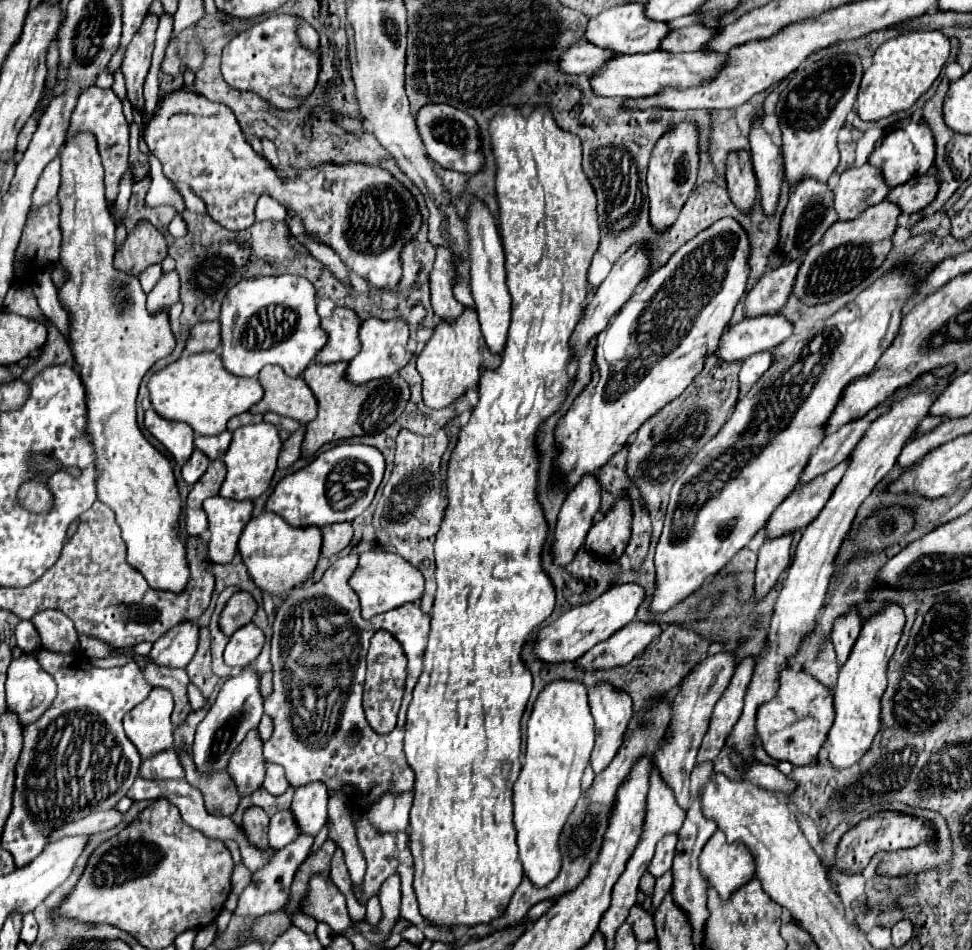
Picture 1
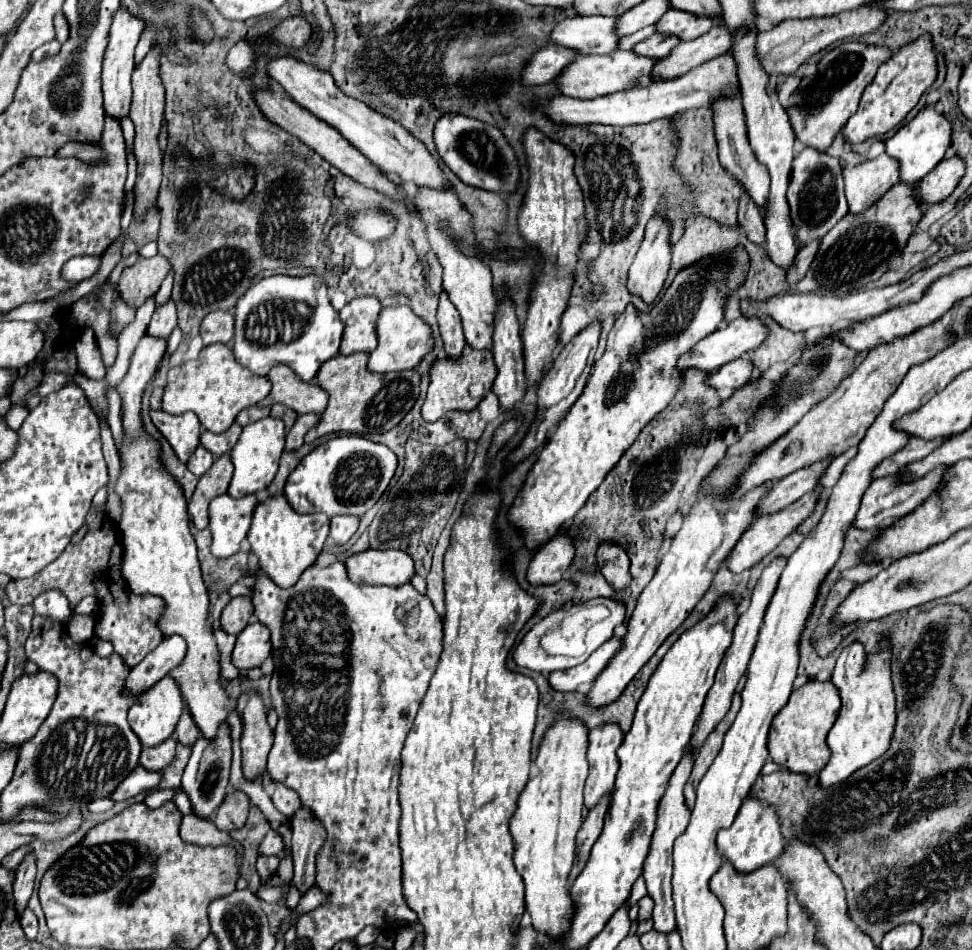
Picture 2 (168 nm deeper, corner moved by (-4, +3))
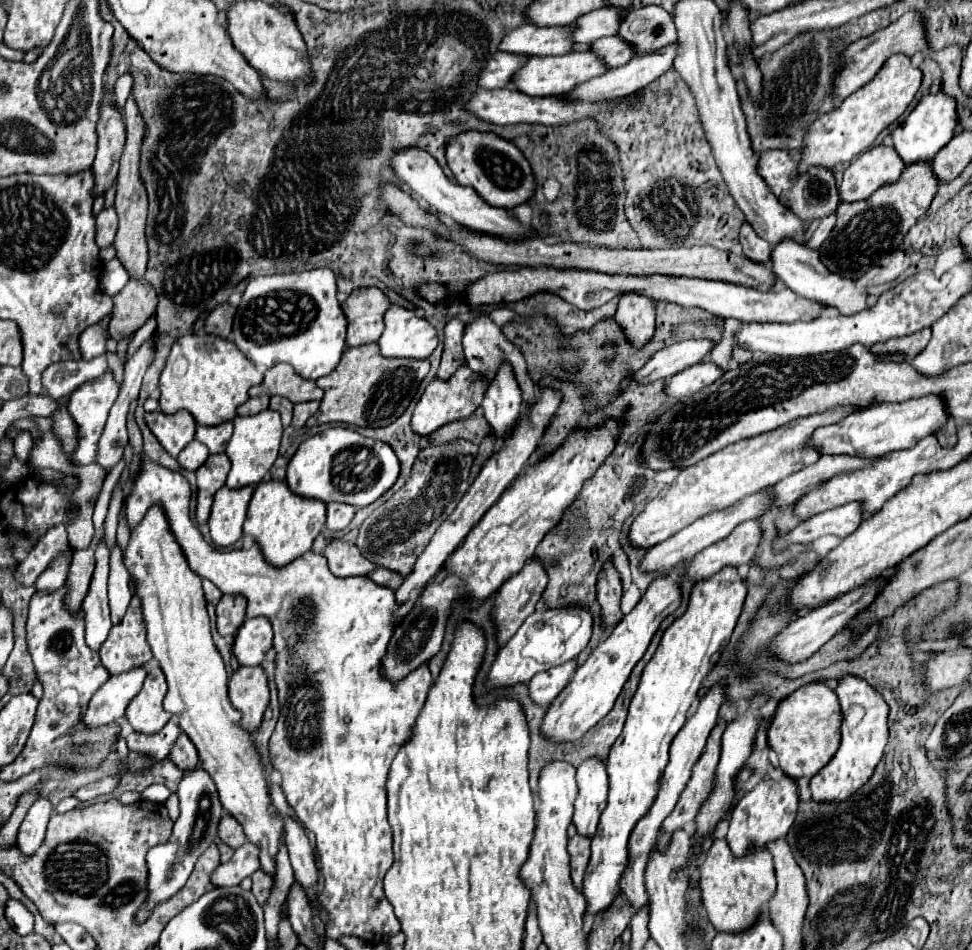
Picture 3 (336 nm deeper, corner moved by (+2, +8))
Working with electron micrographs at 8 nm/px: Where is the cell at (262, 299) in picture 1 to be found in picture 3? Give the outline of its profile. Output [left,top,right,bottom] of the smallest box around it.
[234,268,346,380]

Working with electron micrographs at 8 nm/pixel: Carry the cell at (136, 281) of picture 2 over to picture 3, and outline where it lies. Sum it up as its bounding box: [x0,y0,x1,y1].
[108,278,158,340]

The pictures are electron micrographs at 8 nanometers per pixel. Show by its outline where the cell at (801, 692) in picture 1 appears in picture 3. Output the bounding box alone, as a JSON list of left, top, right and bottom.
[768,682,842,778]

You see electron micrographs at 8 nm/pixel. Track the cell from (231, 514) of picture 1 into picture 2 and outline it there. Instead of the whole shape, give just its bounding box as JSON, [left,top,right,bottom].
[210,495,256,557]

